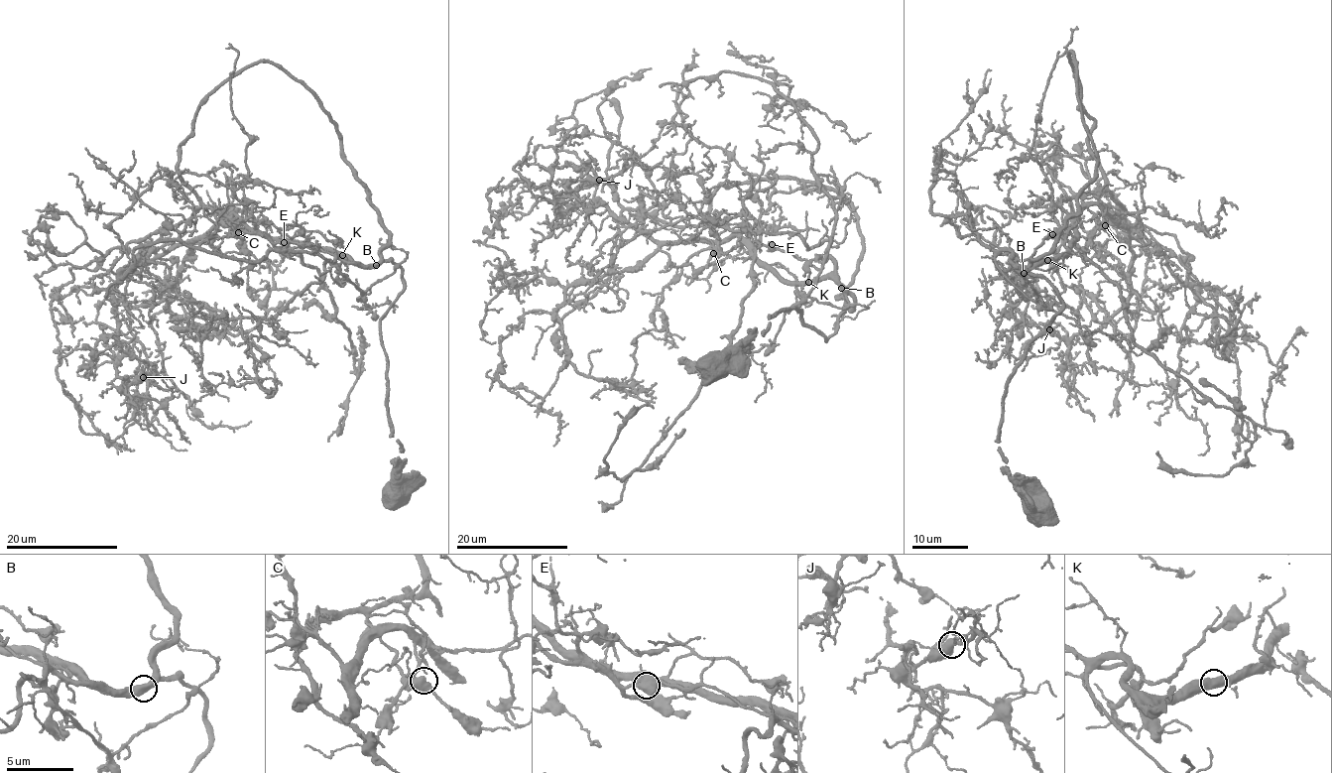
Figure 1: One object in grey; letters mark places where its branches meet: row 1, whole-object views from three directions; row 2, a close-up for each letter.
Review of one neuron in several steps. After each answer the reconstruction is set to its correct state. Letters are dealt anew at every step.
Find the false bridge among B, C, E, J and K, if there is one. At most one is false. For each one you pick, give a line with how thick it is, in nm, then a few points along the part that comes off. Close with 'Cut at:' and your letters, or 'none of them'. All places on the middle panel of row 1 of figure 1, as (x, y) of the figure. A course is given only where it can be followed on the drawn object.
Cut at: none of them

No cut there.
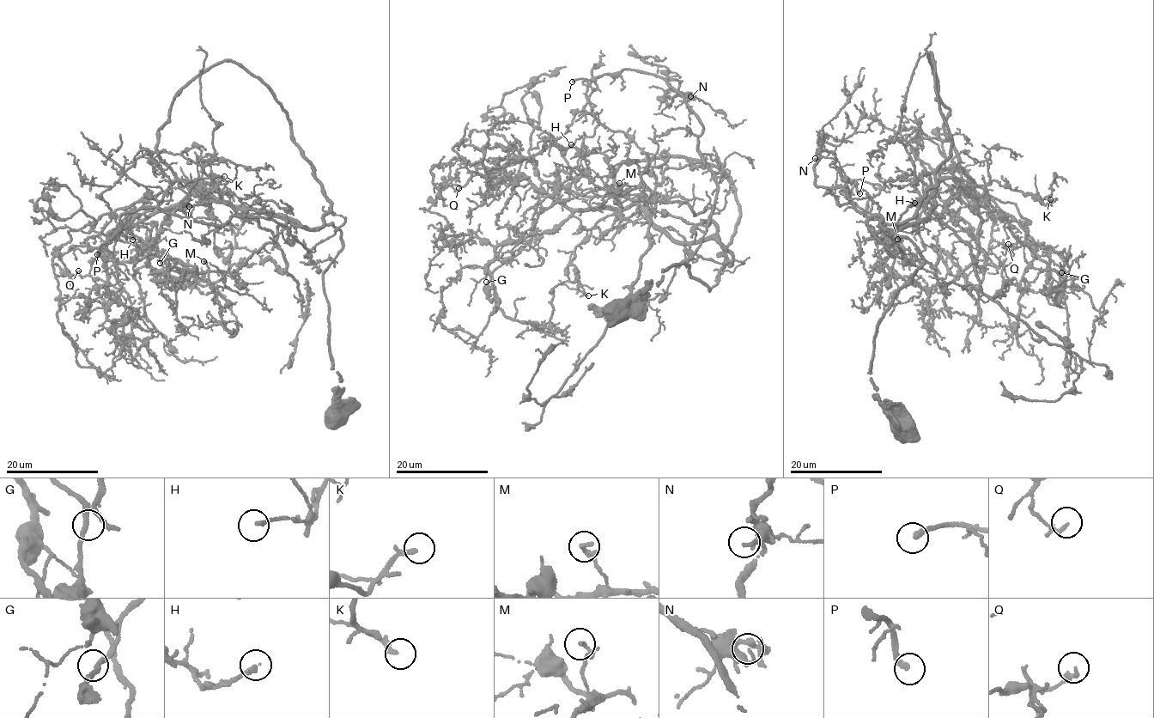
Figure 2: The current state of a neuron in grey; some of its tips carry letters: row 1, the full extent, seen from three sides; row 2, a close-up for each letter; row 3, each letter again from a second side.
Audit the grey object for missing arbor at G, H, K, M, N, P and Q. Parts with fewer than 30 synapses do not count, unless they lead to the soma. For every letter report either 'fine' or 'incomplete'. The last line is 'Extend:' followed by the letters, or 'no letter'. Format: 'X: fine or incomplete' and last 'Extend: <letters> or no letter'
G: fine
H: fine
K: fine
M: fine
N: fine
P: incomplete
Q: fine
Extend: P

